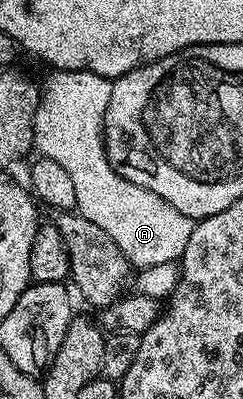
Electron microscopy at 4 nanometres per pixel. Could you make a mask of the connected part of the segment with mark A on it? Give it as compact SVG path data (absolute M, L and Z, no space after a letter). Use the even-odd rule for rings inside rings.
M52 69L50 73L41 82L39 107L33 120L33 146L36 151L39 149L38 153L42 157L57 160L57 164L61 164L65 172L69 172L73 183L75 210L85 216L85 220L93 220L97 228L102 228L109 235L109 240L113 240L113 244L117 244L117 248L125 252L132 267L179 262L185 252L185 244L189 244L189 236L193 236L196 219L185 216L180 210L173 208L173 204L161 200L161 196L125 180L107 163L107 154L103 150L103 114L109 104L112 79L88 70Z

